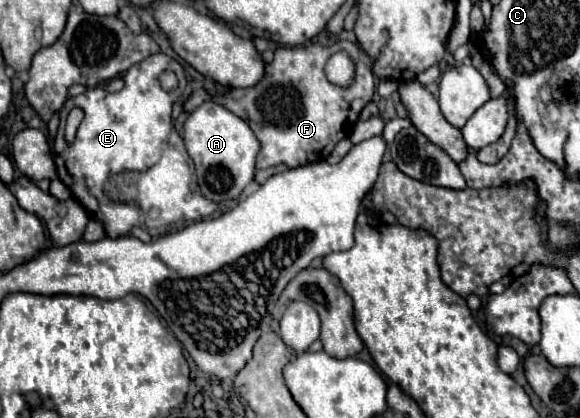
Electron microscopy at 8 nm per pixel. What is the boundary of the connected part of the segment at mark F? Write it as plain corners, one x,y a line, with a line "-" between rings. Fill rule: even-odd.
337,40
331,46
321,46
317,42
291,46
291,48
277,48
273,62
265,64
265,76
251,88
227,88
225,92
209,94
205,88
195,90
189,100
183,104
183,110
189,114
205,100
213,100
231,112
251,114
247,124
255,132
261,142
261,152
257,156
257,168
271,168
285,164
287,168
297,168
303,164
327,160
333,152
335,144
351,134
355,128
361,110
365,104
371,102
375,94
373,84
373,68
375,60
363,52
357,42
-
345,50
353,56
357,66
355,82
349,88
339,88
325,78
325,62
331,54

